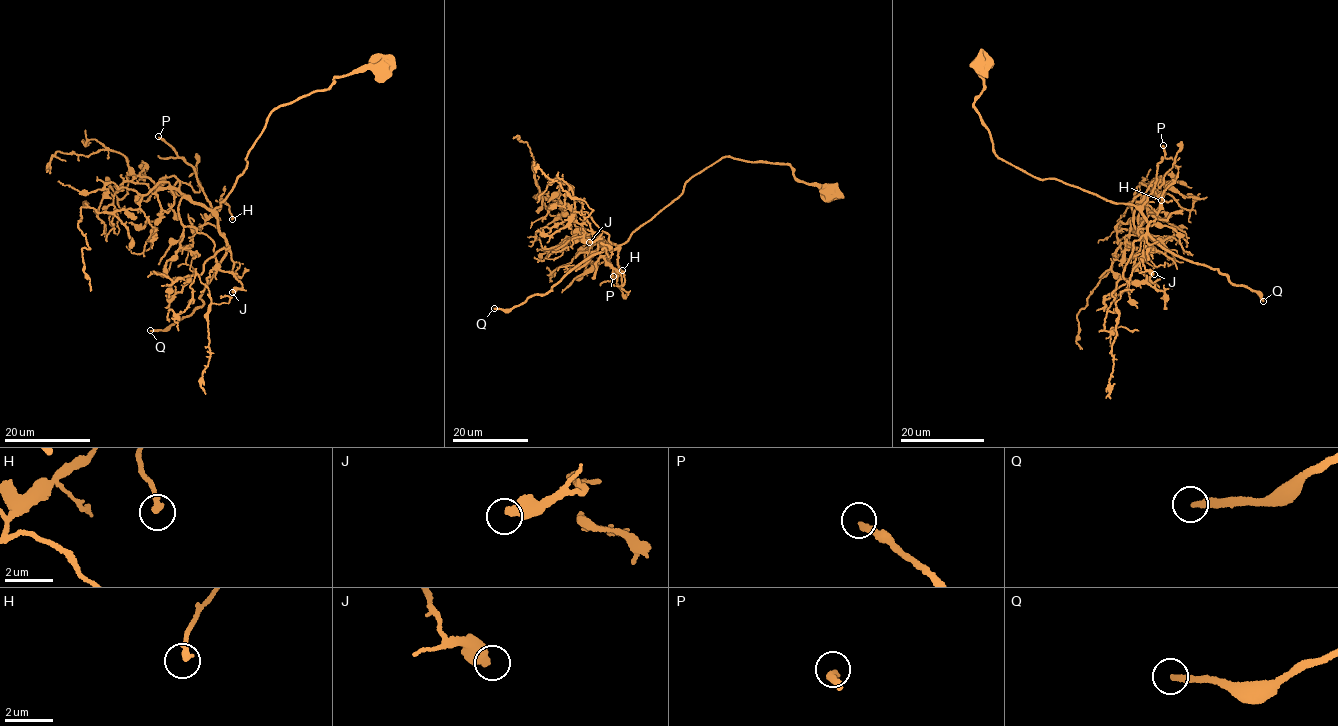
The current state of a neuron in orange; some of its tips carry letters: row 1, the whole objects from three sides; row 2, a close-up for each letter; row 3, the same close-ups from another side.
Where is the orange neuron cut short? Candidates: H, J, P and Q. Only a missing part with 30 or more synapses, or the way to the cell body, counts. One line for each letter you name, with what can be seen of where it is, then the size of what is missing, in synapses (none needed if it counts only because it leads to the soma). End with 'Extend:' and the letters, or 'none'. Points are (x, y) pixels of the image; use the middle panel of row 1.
Q: Place: (494, 308). Roughly 850 synapses
Extend: Q

